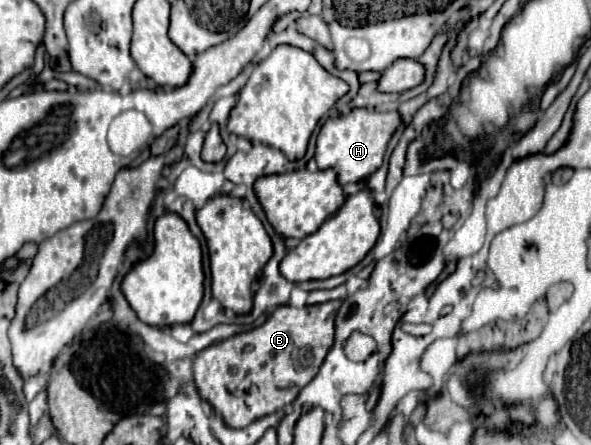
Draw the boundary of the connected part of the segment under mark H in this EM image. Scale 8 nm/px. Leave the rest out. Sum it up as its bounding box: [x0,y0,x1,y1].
[313,108,401,184]

